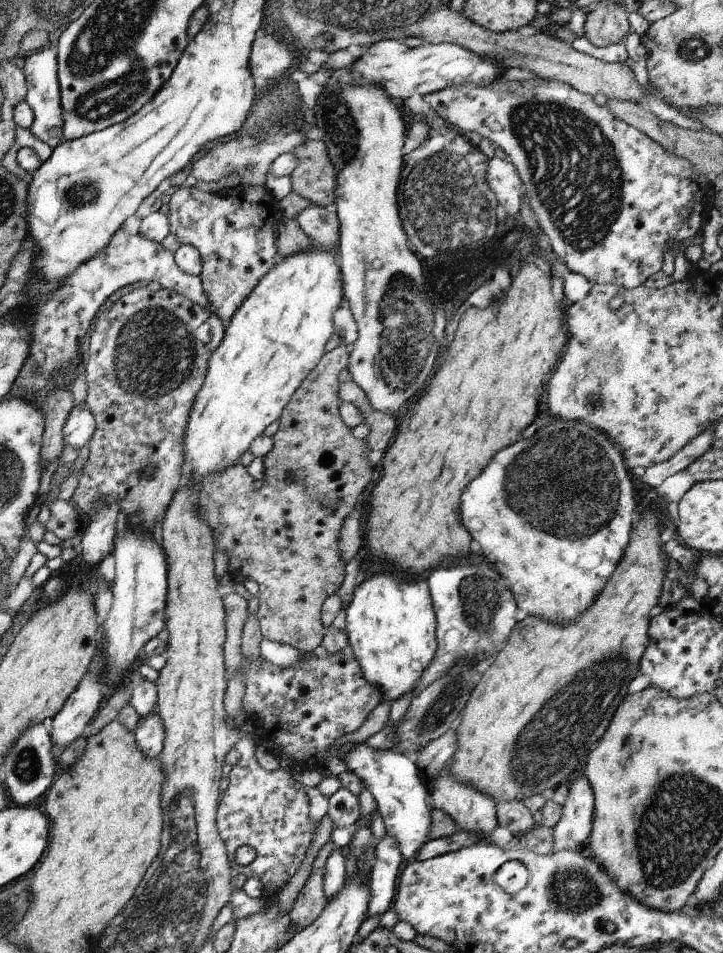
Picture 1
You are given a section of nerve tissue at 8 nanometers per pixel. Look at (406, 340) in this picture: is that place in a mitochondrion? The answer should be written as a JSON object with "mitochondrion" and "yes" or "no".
{"mitochondrion":"yes"}

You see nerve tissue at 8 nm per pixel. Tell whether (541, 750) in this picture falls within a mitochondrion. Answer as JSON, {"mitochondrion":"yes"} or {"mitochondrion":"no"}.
{"mitochondrion":"yes"}

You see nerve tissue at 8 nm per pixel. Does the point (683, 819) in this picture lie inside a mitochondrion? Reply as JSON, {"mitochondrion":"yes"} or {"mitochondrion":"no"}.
{"mitochondrion":"yes"}

